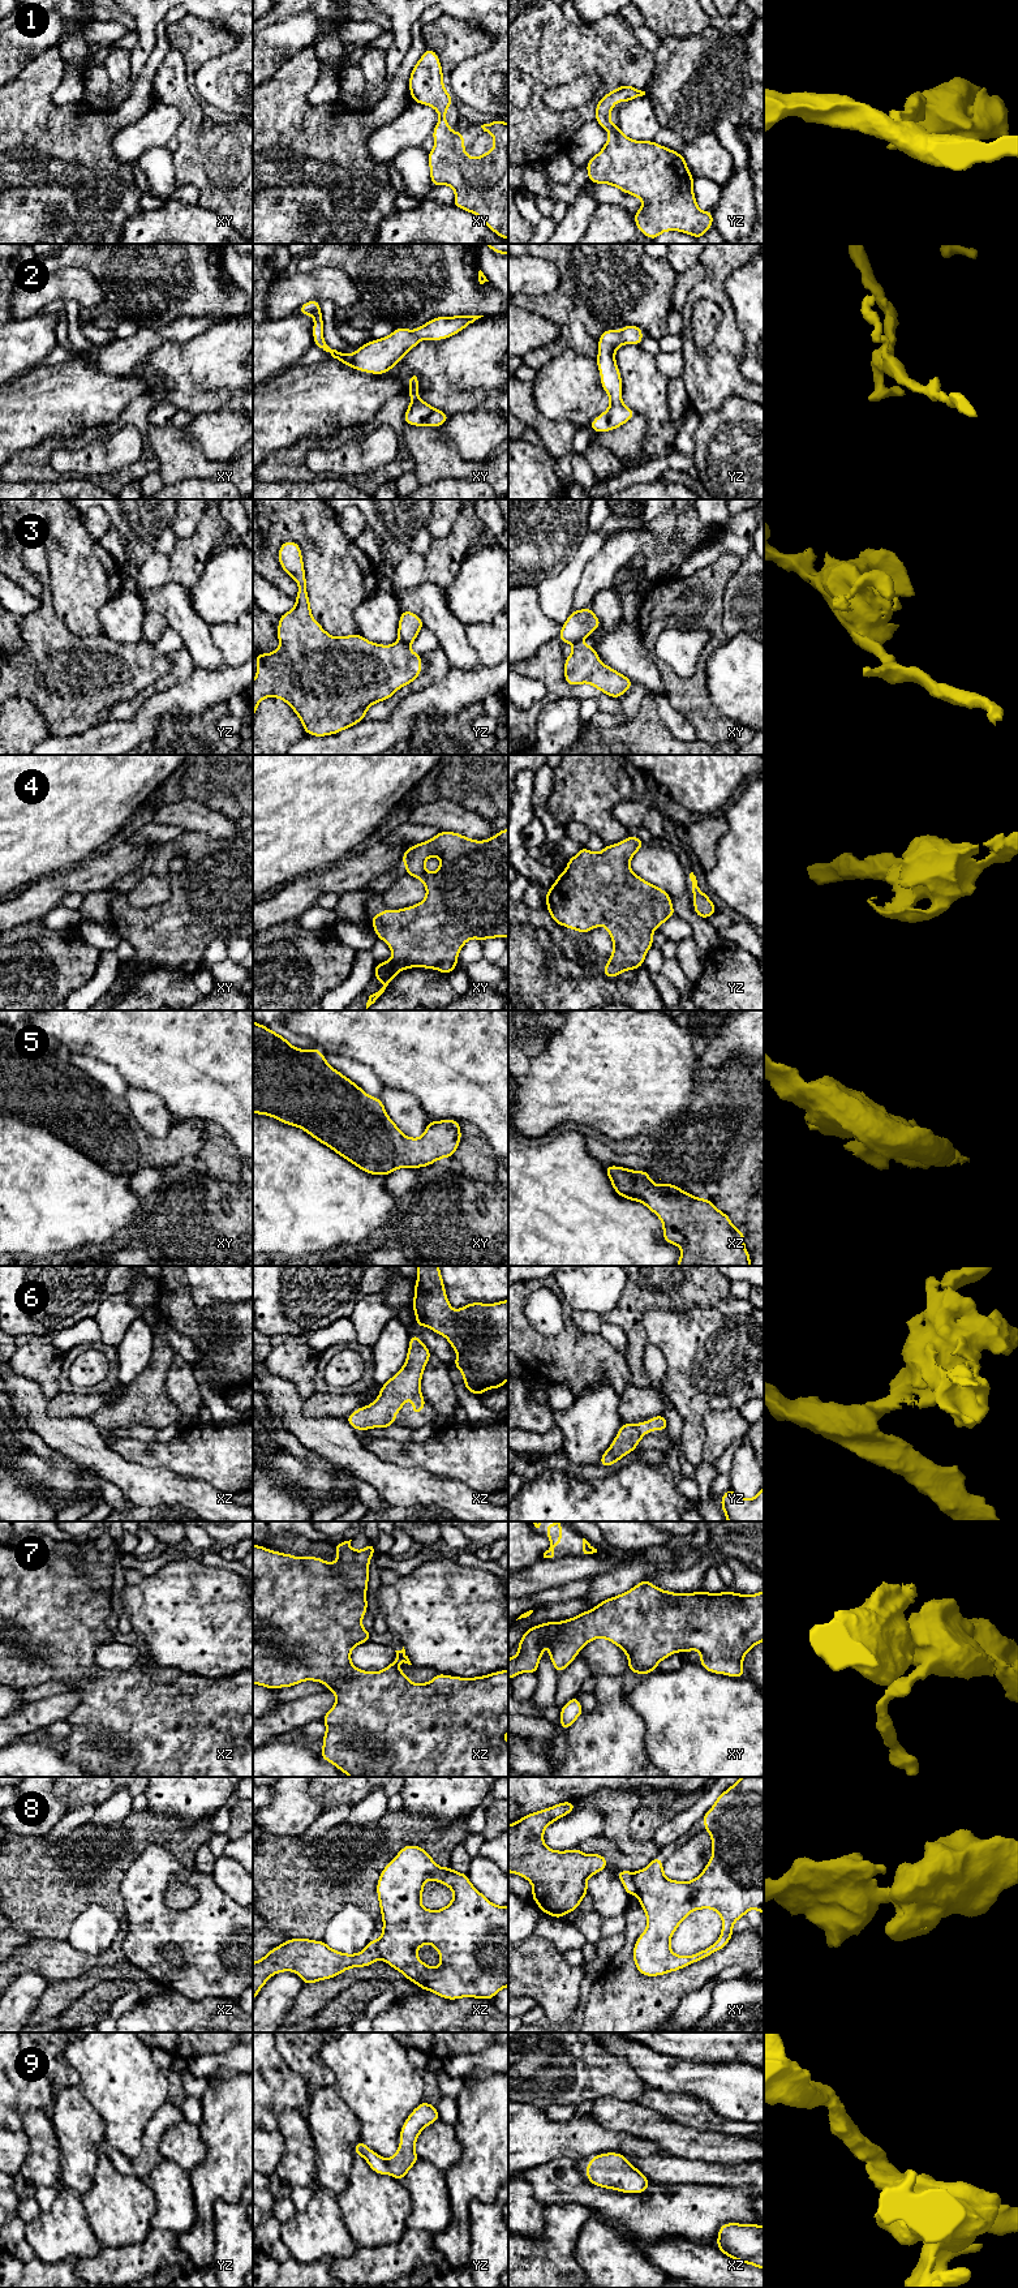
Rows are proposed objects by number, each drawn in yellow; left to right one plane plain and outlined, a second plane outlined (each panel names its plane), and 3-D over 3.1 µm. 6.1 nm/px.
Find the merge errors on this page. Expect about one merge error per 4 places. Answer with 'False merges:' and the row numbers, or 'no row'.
False merges: 3, 8

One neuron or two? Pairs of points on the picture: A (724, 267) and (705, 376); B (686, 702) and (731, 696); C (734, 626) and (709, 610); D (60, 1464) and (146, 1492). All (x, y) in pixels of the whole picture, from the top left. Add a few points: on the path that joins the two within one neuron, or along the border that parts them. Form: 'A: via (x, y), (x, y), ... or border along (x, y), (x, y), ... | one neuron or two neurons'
A: via (718, 295), (727, 308), (726, 348) | one neuron
B: border along (704, 669), (709, 699), (718, 709) | two neurons
C: border along (724, 588), (722, 631), (727, 638) | two neurons
D: border along (73, 1460), (81, 1467), (93, 1469), (102, 1479) | two neurons

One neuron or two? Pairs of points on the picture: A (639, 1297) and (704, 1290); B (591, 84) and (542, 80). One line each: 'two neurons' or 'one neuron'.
A: one neuron
B: two neurons

